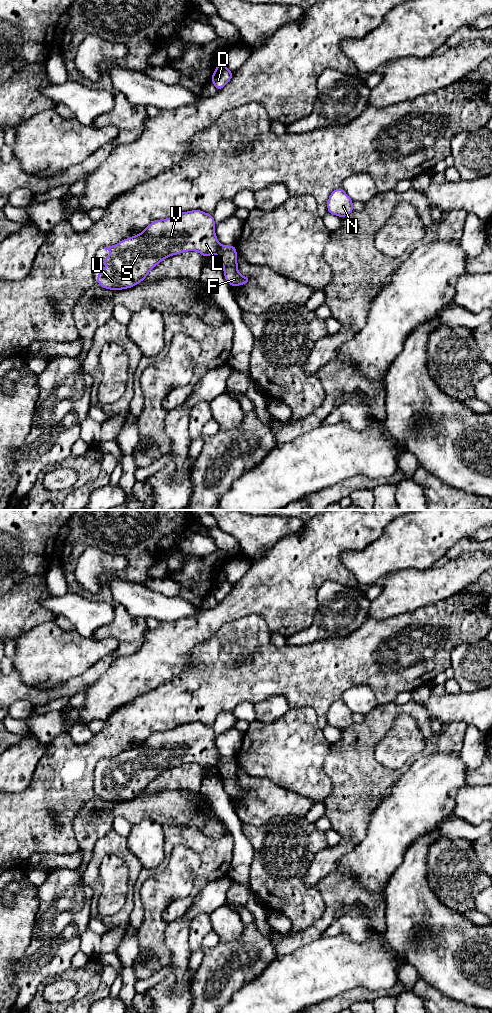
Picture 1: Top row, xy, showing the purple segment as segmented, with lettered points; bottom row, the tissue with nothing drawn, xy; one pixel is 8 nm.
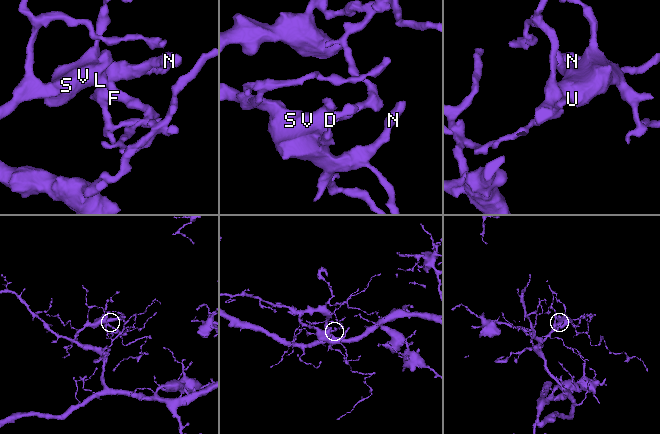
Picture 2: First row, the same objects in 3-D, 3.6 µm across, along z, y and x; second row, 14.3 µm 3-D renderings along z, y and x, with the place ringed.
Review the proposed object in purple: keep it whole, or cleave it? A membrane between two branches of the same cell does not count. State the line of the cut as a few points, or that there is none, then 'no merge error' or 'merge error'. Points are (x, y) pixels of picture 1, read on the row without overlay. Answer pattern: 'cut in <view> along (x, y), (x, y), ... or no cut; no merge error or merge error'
cut in xy along (220, 757), (216, 764); merge error

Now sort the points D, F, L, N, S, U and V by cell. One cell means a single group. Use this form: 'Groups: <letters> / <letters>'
Groups: D L N S U V / F

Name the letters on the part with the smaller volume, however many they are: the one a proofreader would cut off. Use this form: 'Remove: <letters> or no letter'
Remove: F

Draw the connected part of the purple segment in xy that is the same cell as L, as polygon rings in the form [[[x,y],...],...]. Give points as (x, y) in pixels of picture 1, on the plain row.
[[[201,722],[181,724],[170,730],[153,733],[140,746],[124,751],[110,759],[104,759],[106,763],[110,763],[110,768],[103,770],[103,777],[105,779],[99,782],[96,795],[109,802],[127,801],[142,794],[153,779],[169,768],[187,763],[197,763],[204,770],[216,766],[220,755],[215,746],[215,736],[212,726],[207,726]]]

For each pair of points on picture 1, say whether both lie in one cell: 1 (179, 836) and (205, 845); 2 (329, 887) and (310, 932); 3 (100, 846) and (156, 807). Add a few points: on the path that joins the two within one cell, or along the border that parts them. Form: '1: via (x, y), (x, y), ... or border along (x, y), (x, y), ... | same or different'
1: via (185, 836), (199, 842) | same
2: via (330, 899), (330, 915), (322, 923) | same
3: border along (112, 829), (94, 845) | different

